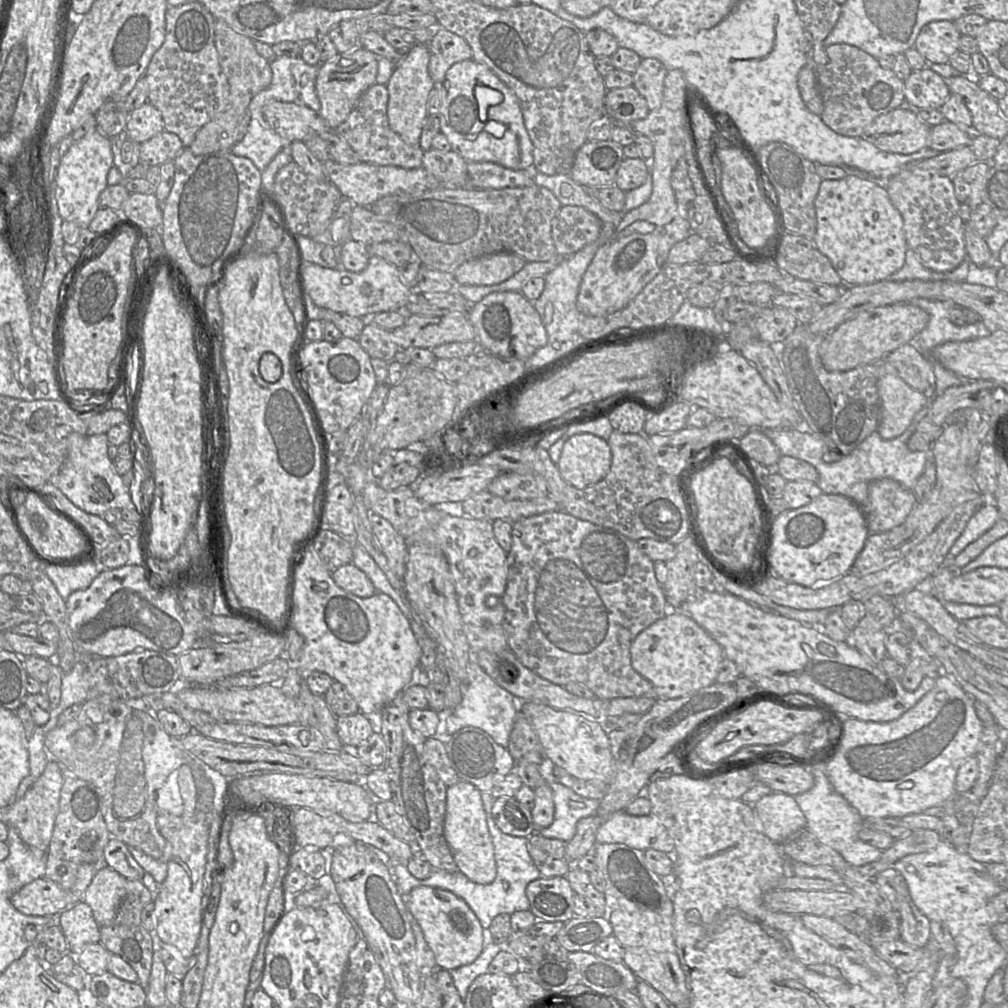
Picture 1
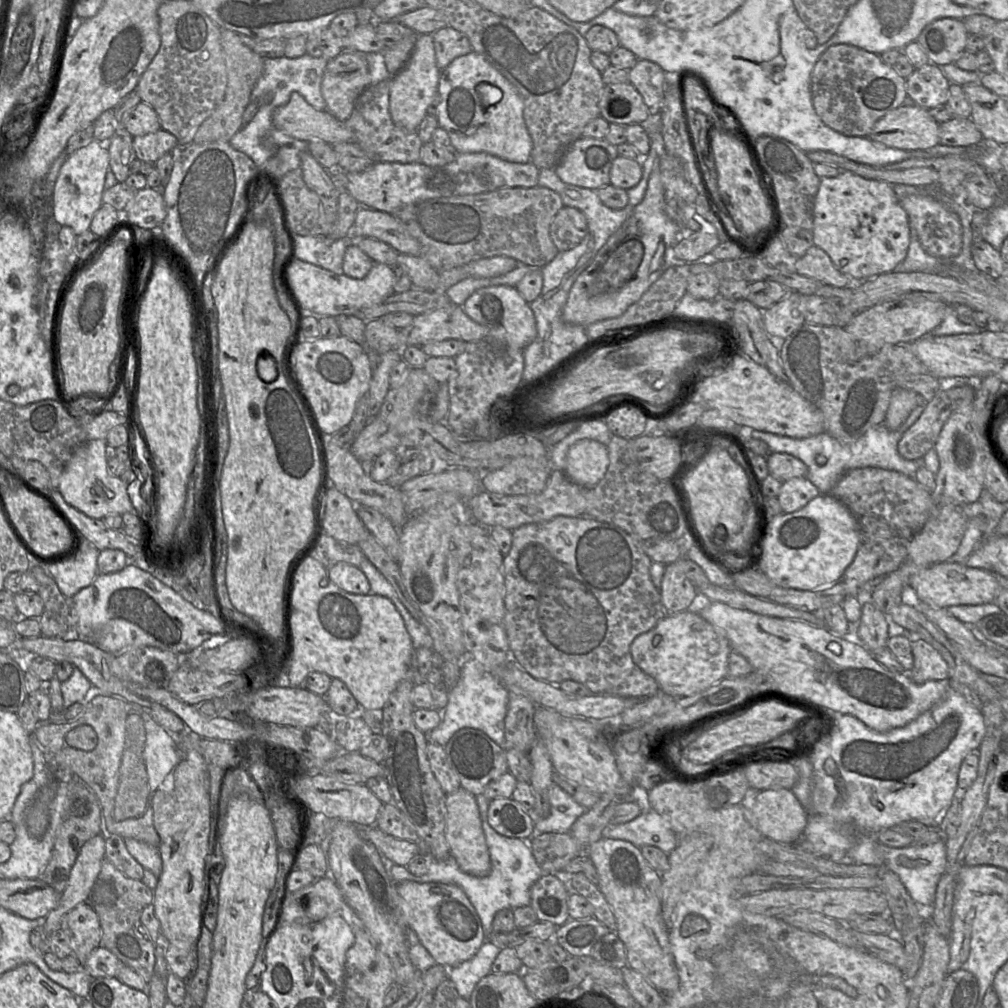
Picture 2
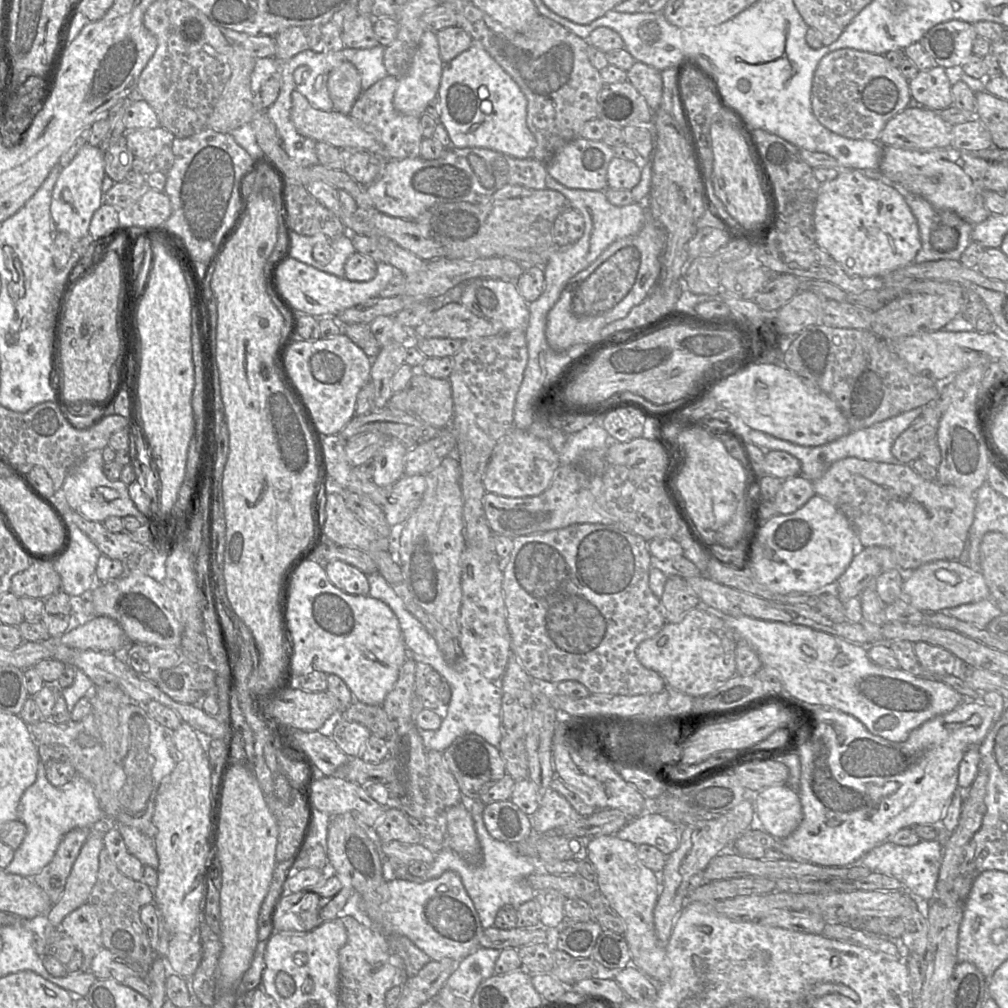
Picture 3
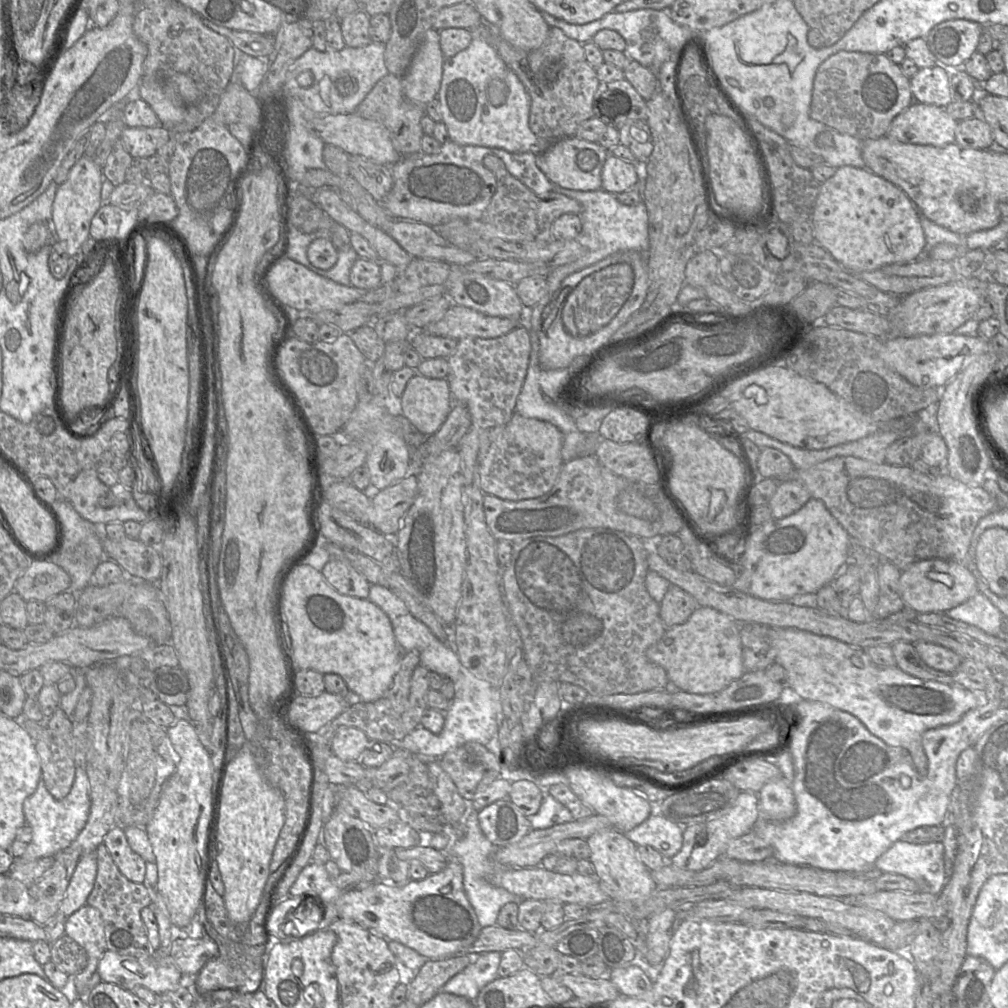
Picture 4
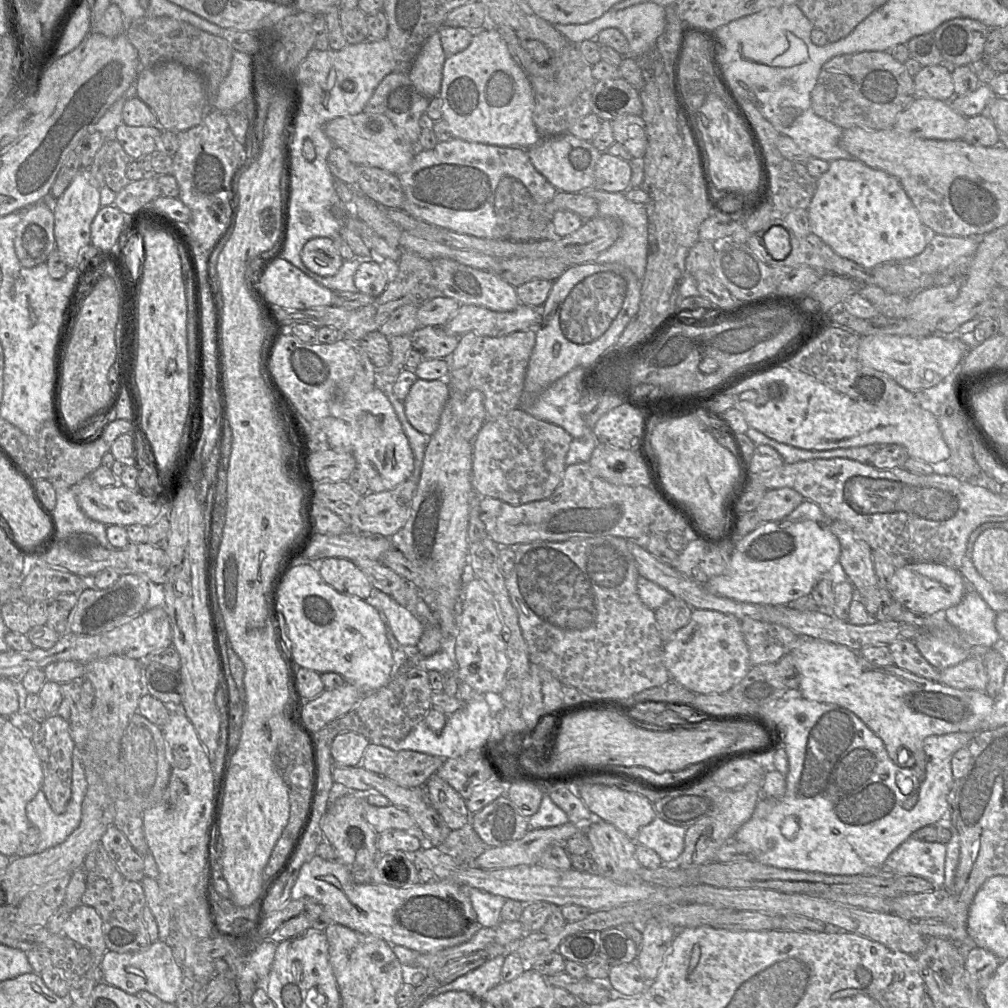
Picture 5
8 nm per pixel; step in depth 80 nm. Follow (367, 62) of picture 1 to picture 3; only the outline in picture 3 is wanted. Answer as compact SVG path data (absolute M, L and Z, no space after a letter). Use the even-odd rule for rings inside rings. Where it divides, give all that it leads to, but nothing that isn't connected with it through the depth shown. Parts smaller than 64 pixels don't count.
M343 62L328 74L327 89L333 109L349 115L362 93L360 73L352 63Z

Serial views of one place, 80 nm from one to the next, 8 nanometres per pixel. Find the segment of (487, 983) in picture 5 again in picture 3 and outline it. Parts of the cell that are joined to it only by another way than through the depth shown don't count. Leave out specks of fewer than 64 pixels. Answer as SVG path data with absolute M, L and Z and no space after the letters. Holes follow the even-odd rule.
M477 947L459 961L457 969L448 978L445 986L455 996L472 1000L478 986L495 974L494 967L500 952L498 949Z

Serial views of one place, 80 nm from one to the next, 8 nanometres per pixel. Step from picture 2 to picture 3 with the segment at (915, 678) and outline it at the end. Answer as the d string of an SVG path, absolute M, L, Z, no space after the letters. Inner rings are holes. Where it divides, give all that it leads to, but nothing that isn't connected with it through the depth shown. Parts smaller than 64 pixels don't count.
M919 641L913 643L914 652L923 669L936 676L952 675L956 656L946 649Z

